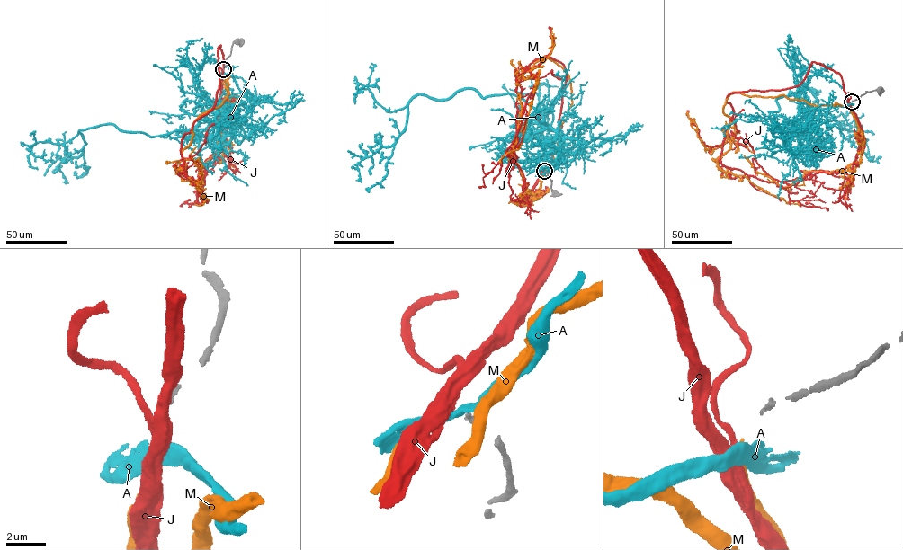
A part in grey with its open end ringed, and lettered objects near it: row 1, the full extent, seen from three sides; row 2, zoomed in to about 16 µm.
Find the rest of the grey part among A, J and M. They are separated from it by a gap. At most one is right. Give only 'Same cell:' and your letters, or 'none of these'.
Same cell: M

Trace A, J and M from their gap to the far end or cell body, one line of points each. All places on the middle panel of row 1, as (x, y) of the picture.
A: (544, 170), (553, 140), (537, 110), (464, 88), (412, 99), (397, 140), (357, 164), (361, 182)
J: (544, 169), (520, 198), (523, 178), (514, 152), (522, 88), (514, 74), (537, 79), (550, 72), (560, 79)
M: (543, 170), (540, 180), (572, 102), (569, 75), (545, 57), (523, 74), (538, 84), (520, 146), (501, 163)

